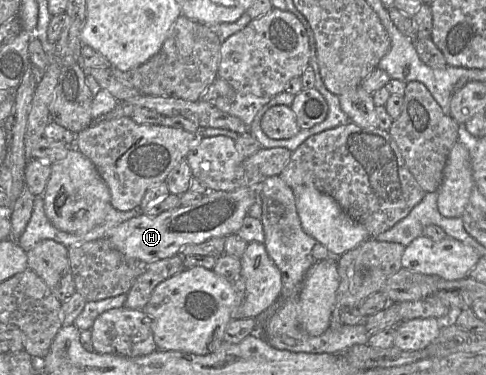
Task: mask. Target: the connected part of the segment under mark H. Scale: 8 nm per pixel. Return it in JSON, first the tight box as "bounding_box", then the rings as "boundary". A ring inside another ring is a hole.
{"bounding_box":[106,187,256,263],"boundary":[[[240,187],[232,191],[213,190],[193,205],[179,206],[156,216],[141,213],[112,228],[106,238],[124,255],[146,263],[170,258],[186,245],[236,234],[255,203],[256,195],[255,187]]]}

